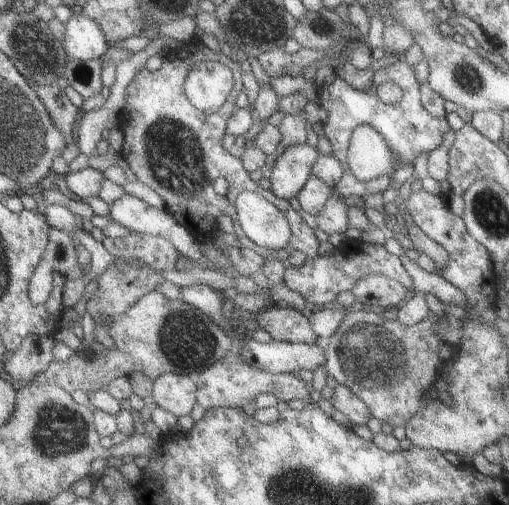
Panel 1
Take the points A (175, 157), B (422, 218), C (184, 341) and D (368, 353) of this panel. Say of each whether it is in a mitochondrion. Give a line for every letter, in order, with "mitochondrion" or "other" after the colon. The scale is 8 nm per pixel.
A: mitochondrion
B: other
C: mitochondrion
D: mitochondrion

